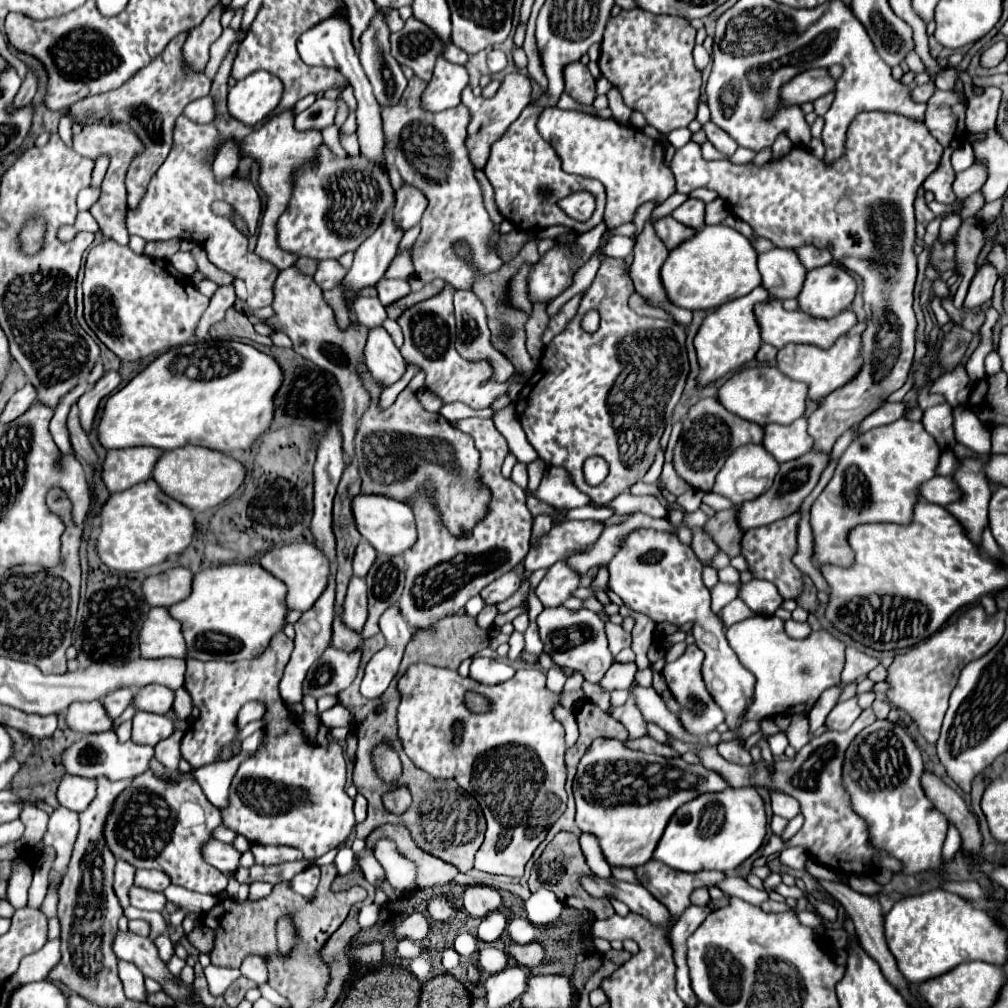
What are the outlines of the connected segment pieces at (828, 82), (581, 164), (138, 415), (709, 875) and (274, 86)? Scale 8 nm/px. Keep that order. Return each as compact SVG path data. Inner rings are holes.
M809 69L783 85L781 103L801 105L807 101L815 101L827 93L833 93L835 85L837 81L829 75L827 69Z
M559 107L545 109L537 121L539 133L553 143L563 161L563 169L573 175L599 179L607 191L605 223L609 229L633 221L635 209L645 201L663 203L675 193L675 177L665 165L665 147L647 139L641 129L619 125L613 119L599 119L581 111L563 111Z
M203 339L203 341L195 341L195 343L189 343L189 345L183 345L183 347L175 347L175 349L169 349L167 353L159 355L145 371L141 371L137 377L133 377L123 389L115 391L113 395L107 397L105 401L105 411L103 411L103 417L99 421L99 441L103 447L107 449L125 449L125 447L141 447L141 445L149 445L149 447L159 447L163 451L171 451L171 449L177 449L177 447L183 447L183 445L201 445L201 447L209 447L209 449L217 449L217 451L223 451L223 453L231 453L235 449L251 449L253 443L271 429L271 423L273 423L273 415L275 415L275 397L277 397L277 391L281 389L283 385L283 369L281 365L277 363L275 357L251 347L251 345L245 345L245 343L237 343L237 341L219 341L219 339Z
M657 859L647 861L645 865L635 867L635 875L647 891L653 893L657 901L661 901L671 913L673 923L679 921L683 911L691 905L689 895L697 887L715 887L725 879L721 871L703 871L703 873L683 873L663 865Z
M255 71L229 89L229 113L245 125L255 127L277 109L283 97L283 83L267 71Z

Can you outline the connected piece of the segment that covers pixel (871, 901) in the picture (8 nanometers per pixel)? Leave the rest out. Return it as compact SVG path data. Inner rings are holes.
M821 881L823 887L847 909L847 913L851 915L853 923L855 923L855 931L857 931L857 937L859 937L859 943L861 947L867 951L867 955L871 955L879 965L881 965L881 971L883 975L887 977L887 981L907 999L907 1001L913 1001L913 995L909 991L909 985L905 981L905 977L899 973L897 969L897 961L895 957L891 955L891 951L887 949L887 943L885 943L885 937L883 937L883 913L881 913L881 905L875 897L869 897L869 895L861 895L857 891L853 891L851 887L845 887L841 883L829 883L829 881Z

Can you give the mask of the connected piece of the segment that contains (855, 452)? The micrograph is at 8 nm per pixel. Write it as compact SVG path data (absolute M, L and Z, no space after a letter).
M905 417L875 427L855 439L841 455L833 479L811 507L813 561L817 567L837 565L851 567L855 555L847 543L853 527L865 523L901 523L913 521L915 503L921 499L919 487L935 477L941 457L939 443L923 429L921 423Z

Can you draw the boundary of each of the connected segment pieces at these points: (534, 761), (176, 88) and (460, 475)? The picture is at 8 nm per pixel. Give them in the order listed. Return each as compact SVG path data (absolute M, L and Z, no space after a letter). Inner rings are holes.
M415 663L407 669L407 673L399 679L397 691L401 695L401 703L397 709L397 725L399 739L407 757L423 771L441 779L455 779L465 791L469 791L477 803L481 805L487 819L485 841L475 855L475 869L495 875L521 877L523 867L537 849L537 845L545 839L549 827L561 817L567 807L567 767L565 767L565 731L559 721L555 721L551 707L559 703L557 695L545 687L545 675L531 667L519 669L513 679L503 685L475 685L469 677L459 677L457 671L441 669L425 663ZM475 691L491 701L491 709L485 713L473 713L465 705L465 693ZM461 719L465 725L463 743L453 747L451 743L451 727Z
M185 33L177 35L159 57L155 57L149 65L139 69L119 89L111 93L101 93L95 97L85 97L83 101L77 101L75 105L69 107L69 111L73 113L73 119L87 123L95 117L115 117L119 121L127 121L139 133L139 137L143 137L143 143L147 145L147 149L143 151L143 157L137 157L131 163L131 169L127 173L127 201L131 209L135 209L141 203L143 195L147 193L147 185L151 177L167 159L167 153L173 143L175 119L183 113L187 103L207 95L211 89L211 81L203 73L191 73L183 70L179 65L179 49L183 41L185 41Z
M365 367L361 371L363 383L373 395L373 403L361 417L355 437L355 459L363 481L361 491L365 495L377 493L401 503L411 503L413 497L423 491L423 483L431 483L431 503L439 513L443 527L447 527L453 537L471 533L473 527L485 519L491 503L491 491L479 477L481 457L471 435L455 429L441 413L425 411L409 389L403 389L387 411L379 411L377 397L381 389L371 381ZM433 455L455 455L455 463L433 463Z

